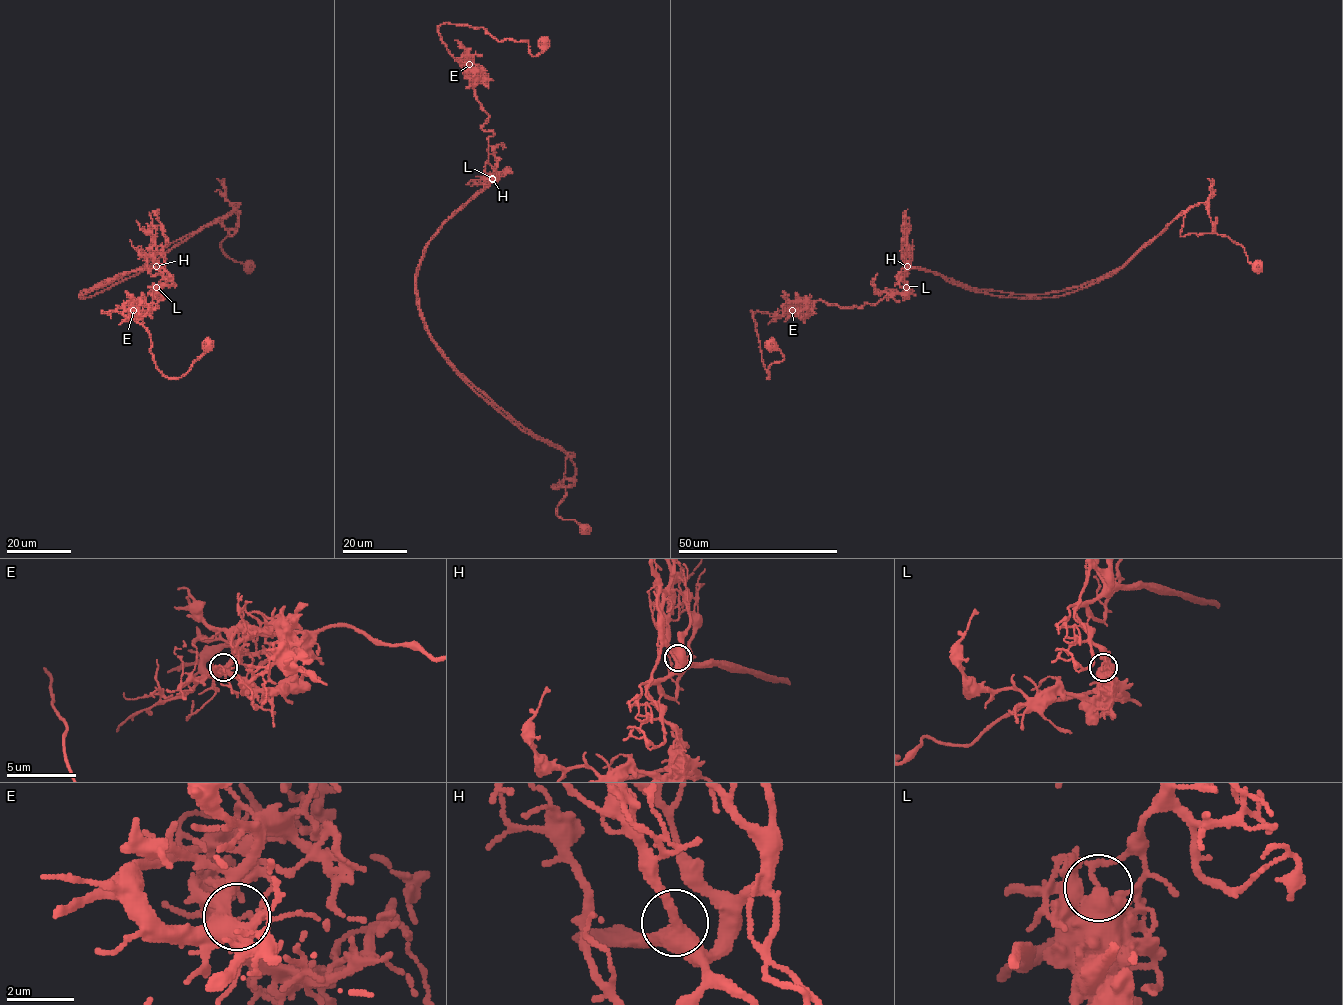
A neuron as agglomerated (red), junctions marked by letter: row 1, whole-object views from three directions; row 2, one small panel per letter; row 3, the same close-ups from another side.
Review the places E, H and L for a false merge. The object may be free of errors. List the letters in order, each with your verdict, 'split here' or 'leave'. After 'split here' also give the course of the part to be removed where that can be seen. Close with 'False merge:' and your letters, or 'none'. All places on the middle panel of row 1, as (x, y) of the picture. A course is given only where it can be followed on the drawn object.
E: leave
H: leave
L: split here; course (493, 178), (426, 247), (416, 304), (475, 391), (574, 455), (556, 514), (586, 533)
False merge: L

